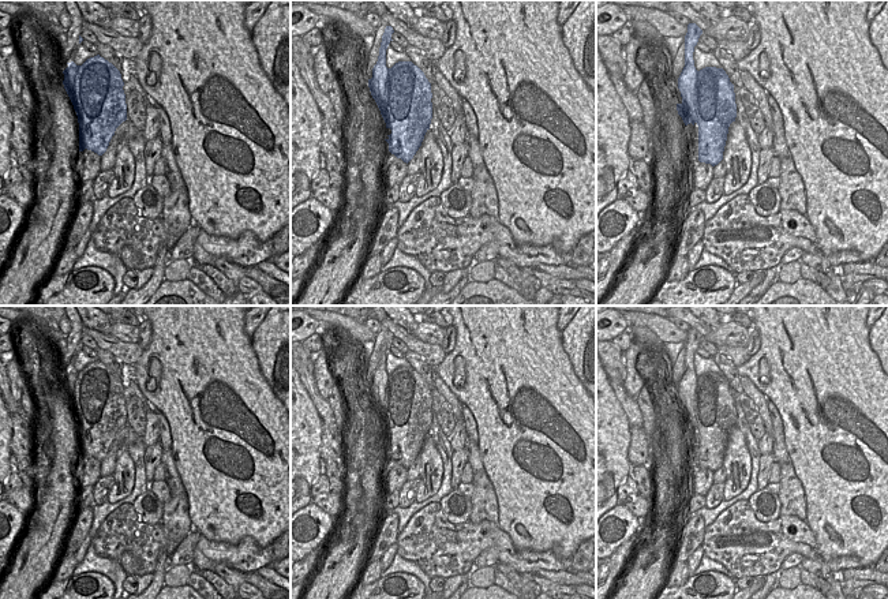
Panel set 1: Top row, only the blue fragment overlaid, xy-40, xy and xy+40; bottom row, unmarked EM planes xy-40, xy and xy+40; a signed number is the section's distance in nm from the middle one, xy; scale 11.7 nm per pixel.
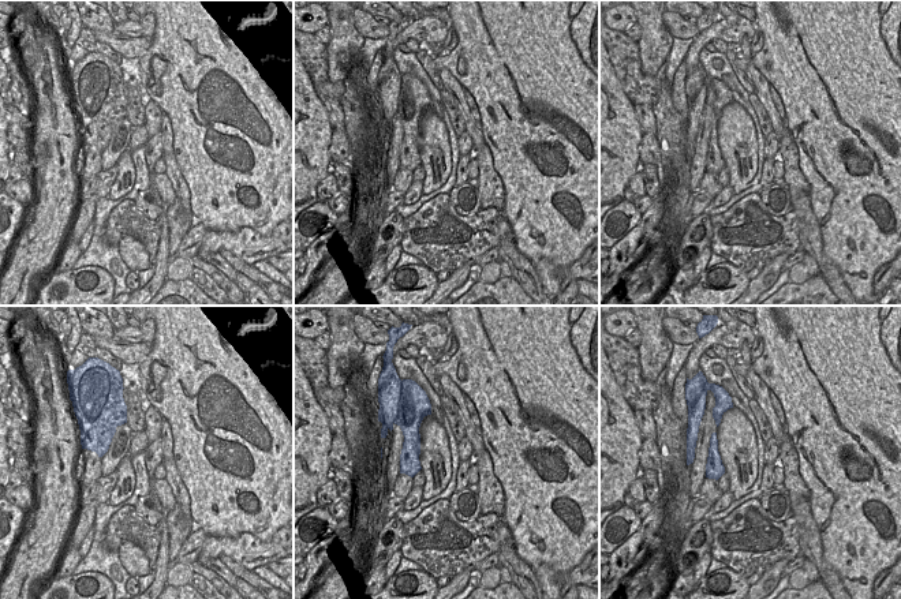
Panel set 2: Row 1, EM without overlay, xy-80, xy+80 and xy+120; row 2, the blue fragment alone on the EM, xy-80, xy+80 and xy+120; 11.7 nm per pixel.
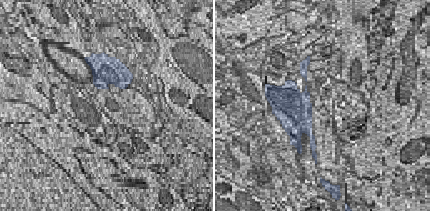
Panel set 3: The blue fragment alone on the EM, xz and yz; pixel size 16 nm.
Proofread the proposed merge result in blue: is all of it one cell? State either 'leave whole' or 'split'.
split

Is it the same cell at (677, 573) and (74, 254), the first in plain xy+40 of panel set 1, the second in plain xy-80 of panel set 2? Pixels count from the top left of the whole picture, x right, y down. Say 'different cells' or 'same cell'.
same cell

